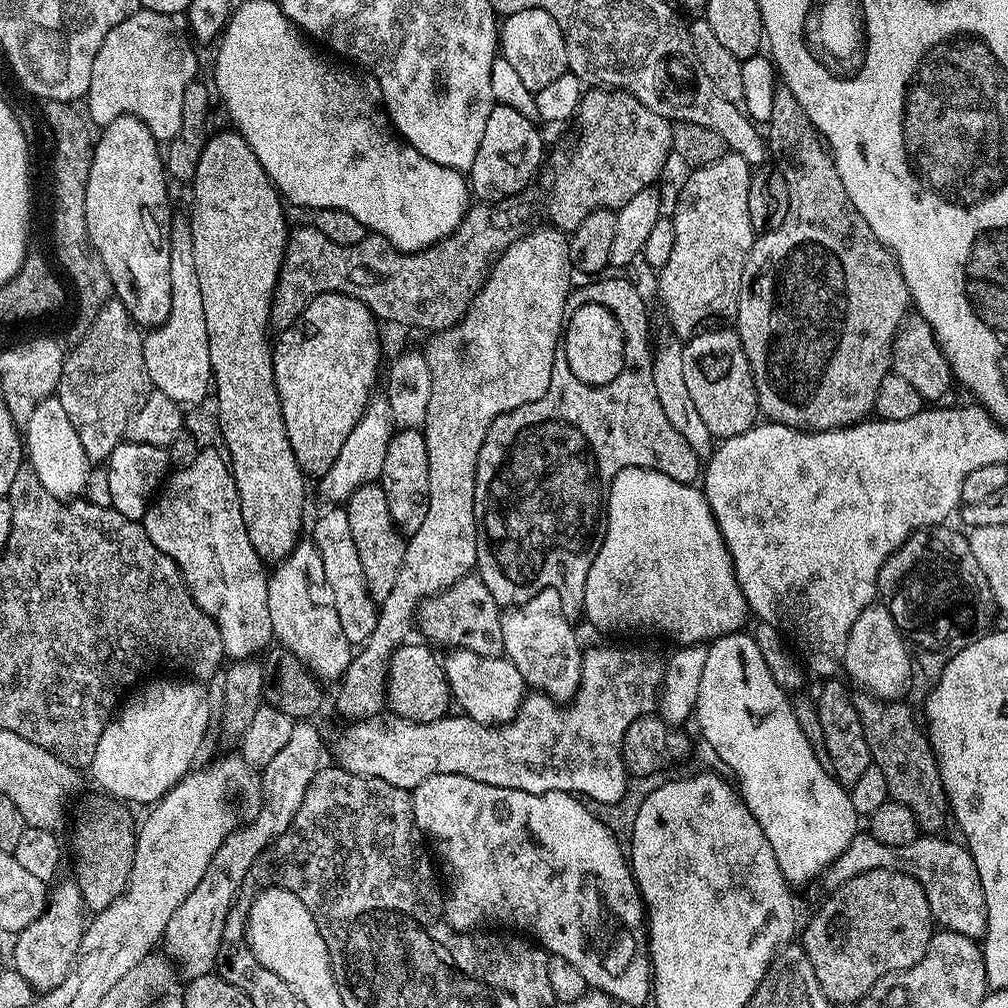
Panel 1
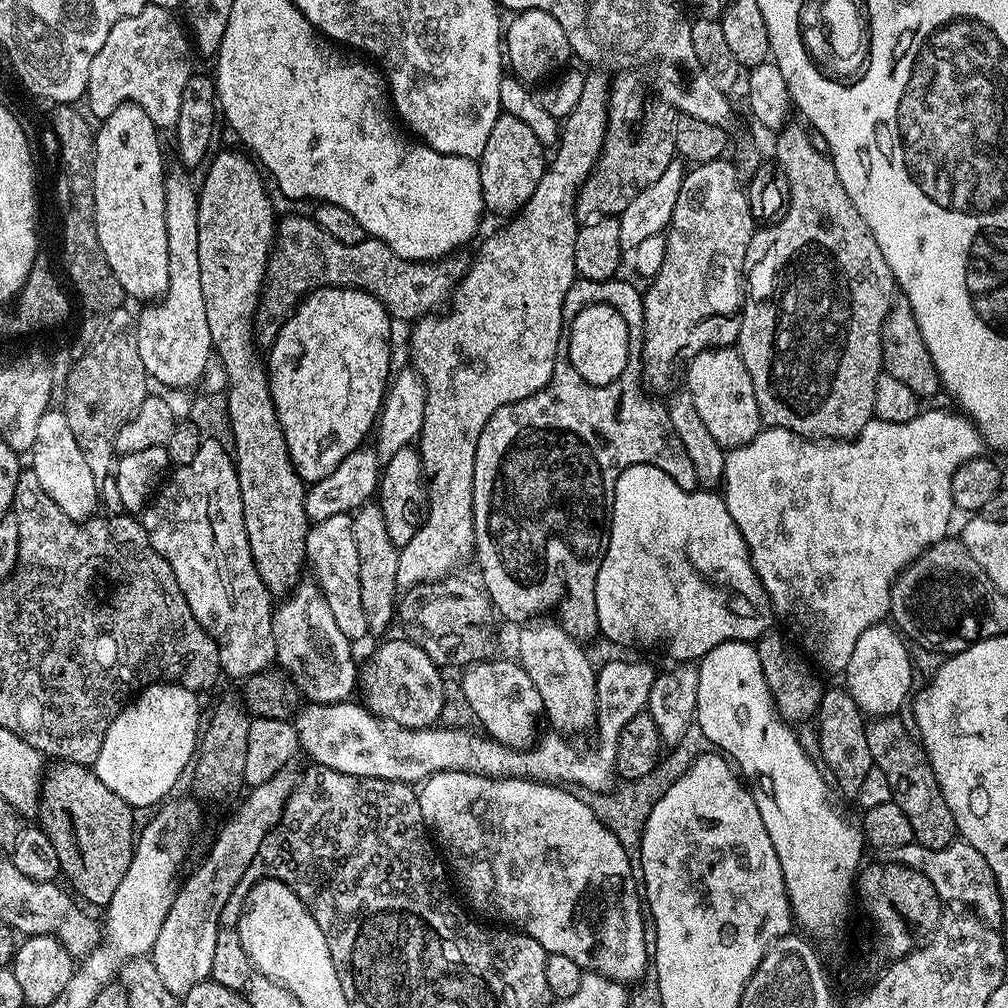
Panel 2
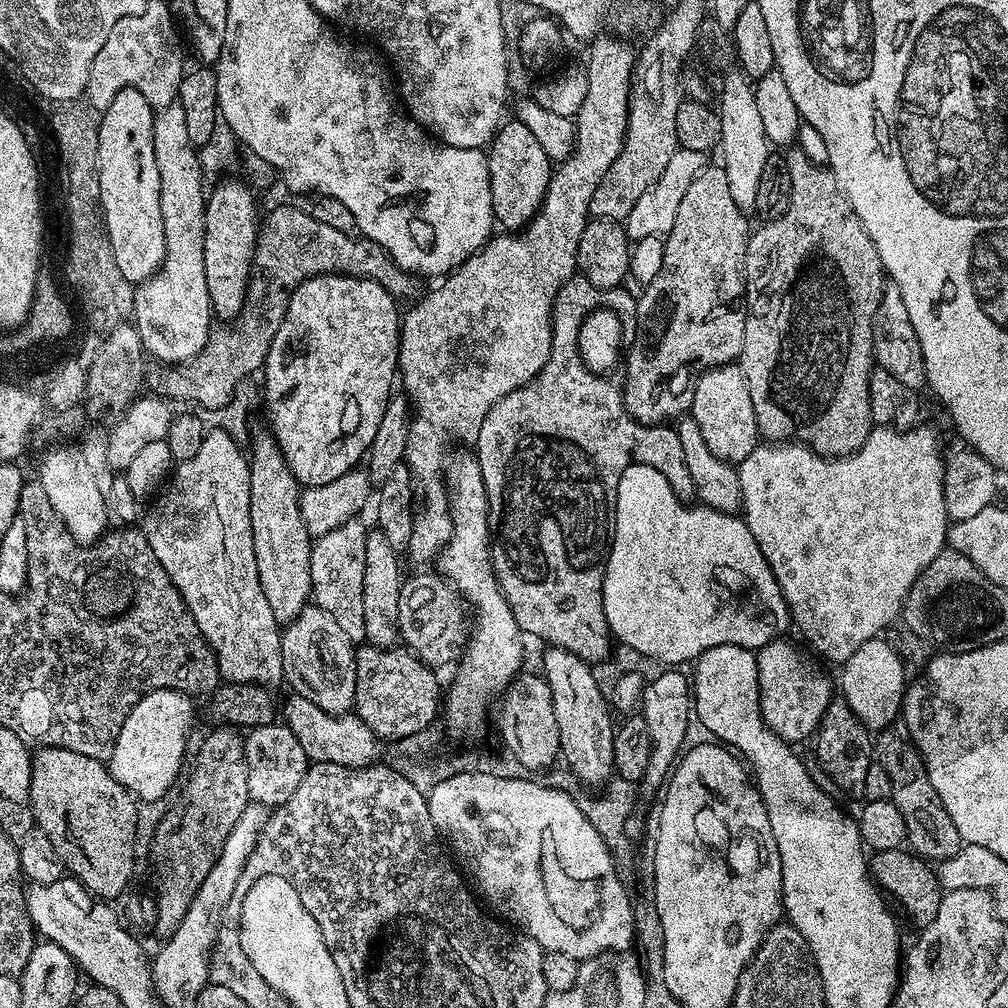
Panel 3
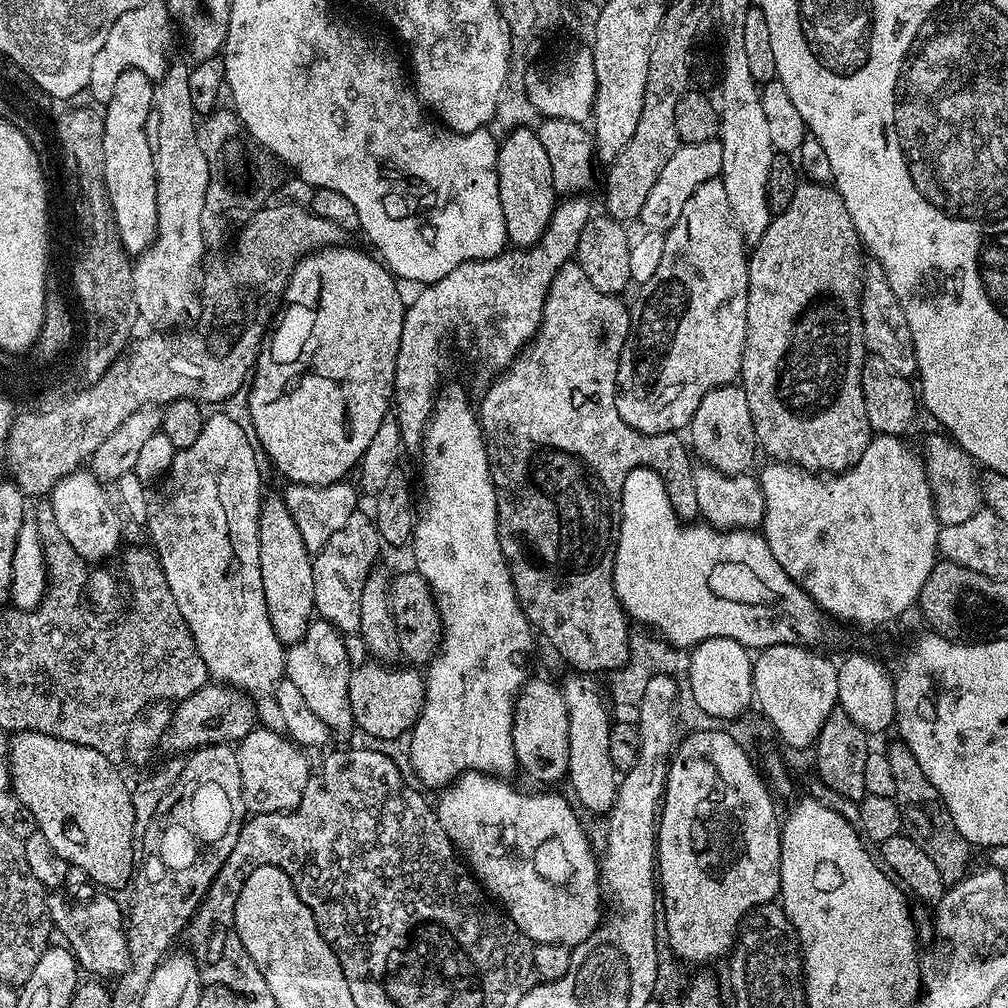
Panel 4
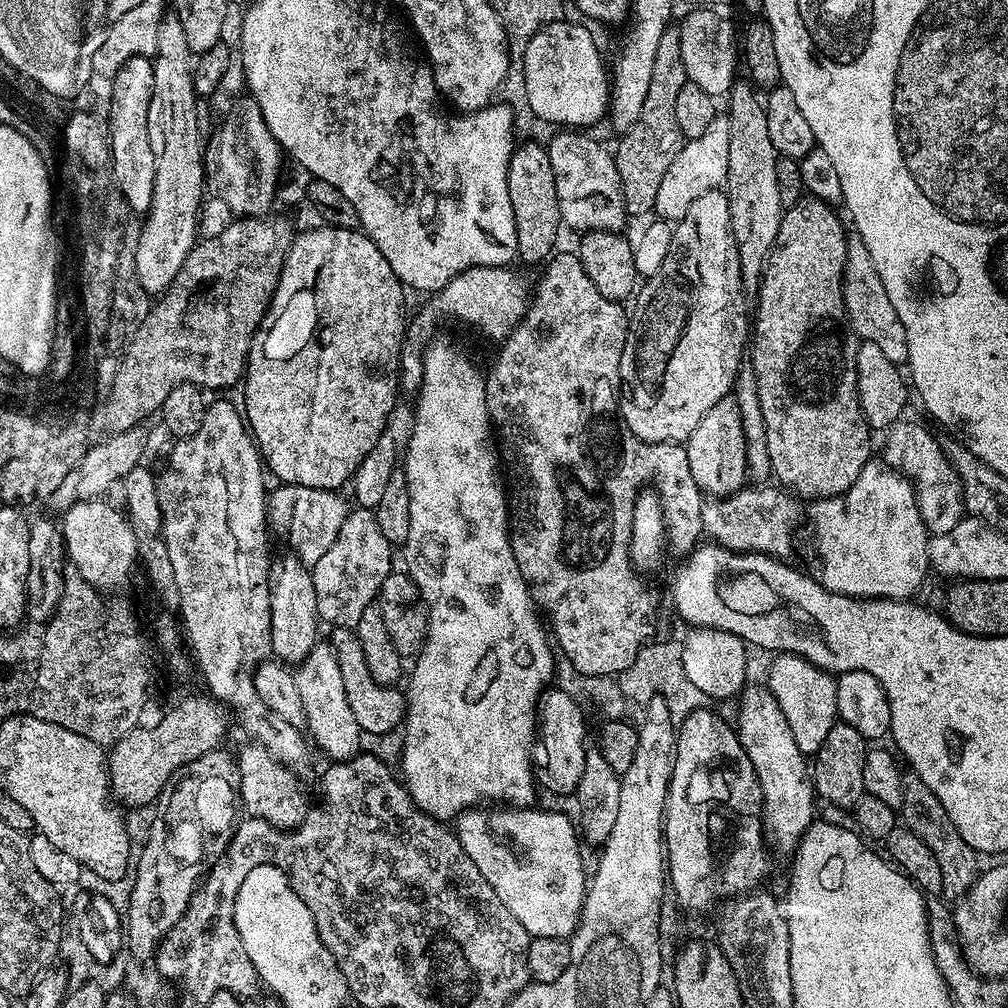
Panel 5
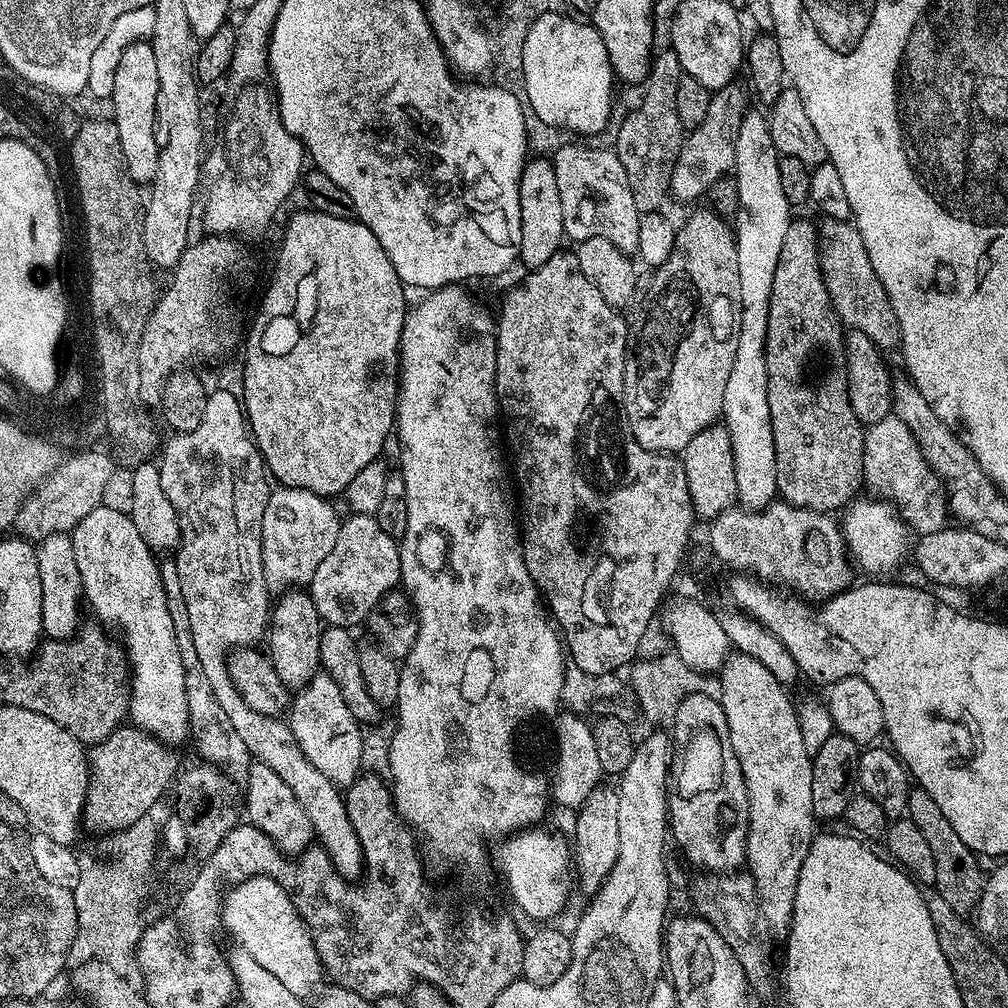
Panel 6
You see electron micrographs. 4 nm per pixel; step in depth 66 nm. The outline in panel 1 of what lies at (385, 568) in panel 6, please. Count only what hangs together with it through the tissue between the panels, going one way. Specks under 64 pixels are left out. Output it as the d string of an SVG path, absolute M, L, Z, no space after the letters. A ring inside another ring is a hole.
M332 506L316 520L312 528L311 543L315 544L318 554L322 554L322 567L326 569L326 582L330 582L330 590L334 590L334 607L338 610L338 622L342 622L342 634L353 646L362 646L374 634L374 626L378 622L378 604L373 600L366 586L366 574L362 572L362 558L358 558L358 546L354 544L354 534L350 534L350 518L347 511L340 506Z

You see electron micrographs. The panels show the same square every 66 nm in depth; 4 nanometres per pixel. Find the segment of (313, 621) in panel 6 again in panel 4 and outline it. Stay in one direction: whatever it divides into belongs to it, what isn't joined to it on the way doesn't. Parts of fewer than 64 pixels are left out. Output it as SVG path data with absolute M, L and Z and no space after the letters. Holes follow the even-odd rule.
M265 495L260 502L260 550L258 552L262 566L262 594L266 594L266 610L270 614L270 626L278 634L278 642L285 646L296 644L314 619L313 557L308 551L302 534L290 518L283 495Z

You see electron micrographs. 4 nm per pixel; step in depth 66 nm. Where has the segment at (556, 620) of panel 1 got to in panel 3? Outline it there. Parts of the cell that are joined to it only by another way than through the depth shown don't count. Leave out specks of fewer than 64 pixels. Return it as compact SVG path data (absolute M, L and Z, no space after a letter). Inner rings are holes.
M549 647L544 656L544 681L550 686L554 702L554 718L558 721L560 750L566 767L580 780L581 785L604 786L614 776L614 720L608 713L604 692L596 681L593 665L564 648Z

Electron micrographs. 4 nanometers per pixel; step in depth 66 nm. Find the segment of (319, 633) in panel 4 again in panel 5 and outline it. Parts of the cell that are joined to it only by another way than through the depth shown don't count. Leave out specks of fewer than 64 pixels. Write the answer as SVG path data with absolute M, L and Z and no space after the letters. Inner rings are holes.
M317 642L314 650L306 654L304 661L295 665L294 675L298 694L302 698L304 728L311 743L315 747L317 744L329 756L327 758L329 761L352 759L361 751L362 733L357 720L354 719L354 713L350 711L350 702L346 702L346 690L342 687L342 673L338 670L338 660L334 658L331 643Z

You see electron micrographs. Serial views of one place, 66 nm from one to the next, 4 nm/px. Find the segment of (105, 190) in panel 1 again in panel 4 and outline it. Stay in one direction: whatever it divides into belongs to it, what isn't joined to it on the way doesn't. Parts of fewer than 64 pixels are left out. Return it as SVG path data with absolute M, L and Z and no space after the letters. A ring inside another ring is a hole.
M126 70L118 74L114 94L103 105L106 130L102 150L106 150L104 181L116 219L116 229L129 257L145 252L154 242L158 230L158 198L152 147L148 141L148 115L152 109L154 81L142 70Z

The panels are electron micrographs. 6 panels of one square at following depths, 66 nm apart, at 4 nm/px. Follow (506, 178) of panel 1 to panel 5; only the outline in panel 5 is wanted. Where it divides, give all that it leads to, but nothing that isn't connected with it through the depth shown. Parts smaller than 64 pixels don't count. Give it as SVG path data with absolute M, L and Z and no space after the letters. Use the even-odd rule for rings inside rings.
M519 143L513 149L507 170L507 190L510 192L511 210L514 212L517 255L521 261L541 263L553 253L558 230L562 228L554 170L551 169L548 151L542 144Z

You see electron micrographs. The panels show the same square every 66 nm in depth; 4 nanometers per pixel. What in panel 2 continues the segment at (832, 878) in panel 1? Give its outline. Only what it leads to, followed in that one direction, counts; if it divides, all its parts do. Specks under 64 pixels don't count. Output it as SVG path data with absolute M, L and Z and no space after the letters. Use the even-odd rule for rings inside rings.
M959 838L941 848L927 848L915 842L902 846L898 850L890 850L886 854L889 861L897 864L905 864L918 874L922 874L930 880L930 886L938 894L942 902L948 900L952 904L965 904L965 909L975 910L981 917L988 918L994 912L994 881L992 871L986 866L986 860L974 846Z

